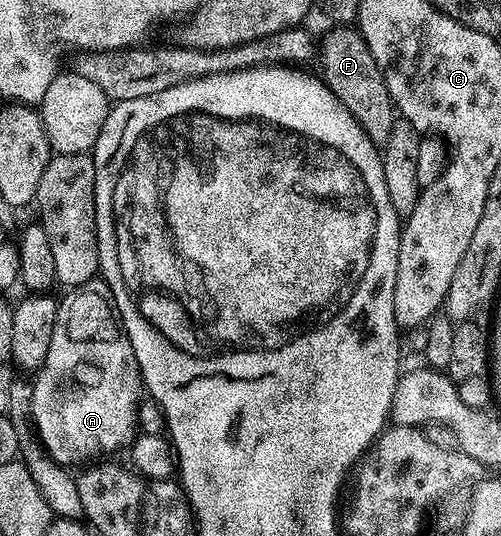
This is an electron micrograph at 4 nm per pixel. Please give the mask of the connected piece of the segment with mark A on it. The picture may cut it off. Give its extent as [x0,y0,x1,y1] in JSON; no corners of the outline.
[30,277,142,468]

